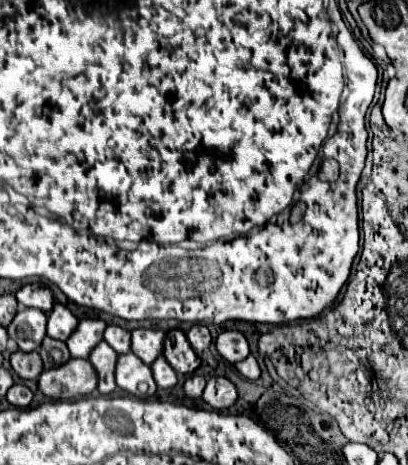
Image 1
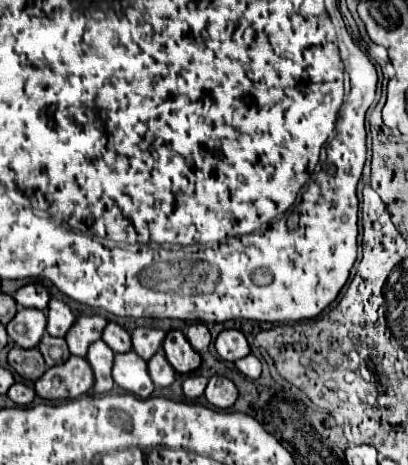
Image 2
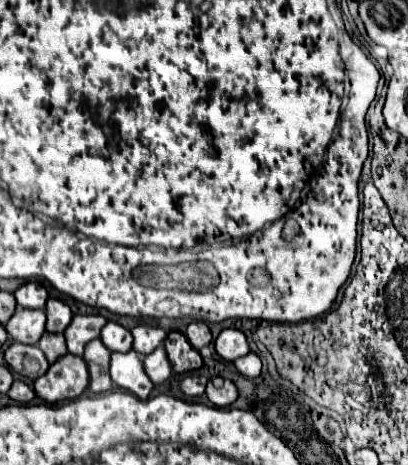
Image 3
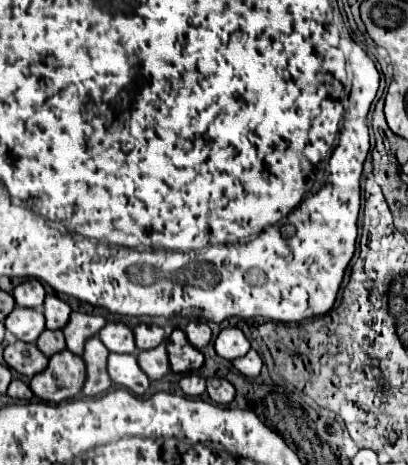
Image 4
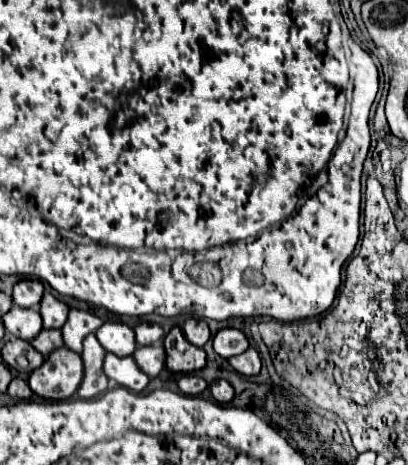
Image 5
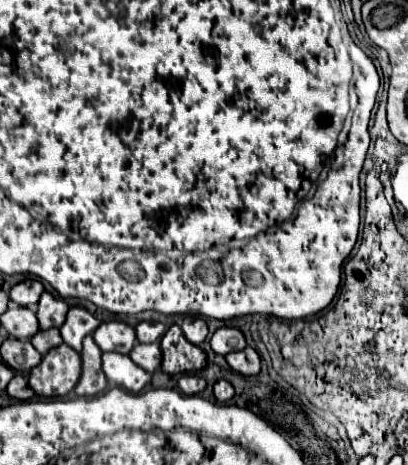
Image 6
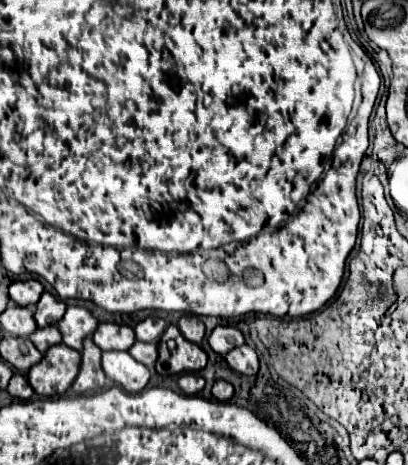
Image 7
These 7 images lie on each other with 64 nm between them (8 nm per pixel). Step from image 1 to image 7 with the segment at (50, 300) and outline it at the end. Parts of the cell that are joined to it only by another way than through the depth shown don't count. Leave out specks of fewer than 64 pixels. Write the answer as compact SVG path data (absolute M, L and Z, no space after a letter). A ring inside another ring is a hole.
M16 280L10 284L10 300L18 306L34 306L44 292L38 280Z

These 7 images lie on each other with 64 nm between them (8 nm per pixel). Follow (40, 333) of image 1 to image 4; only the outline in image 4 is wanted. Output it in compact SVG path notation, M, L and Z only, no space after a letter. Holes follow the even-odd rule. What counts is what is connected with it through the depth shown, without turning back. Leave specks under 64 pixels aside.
M16 306L8 314L4 324L6 324L6 330L10 330L18 340L34 342L40 336L40 332L44 330L44 314L42 314L42 310Z

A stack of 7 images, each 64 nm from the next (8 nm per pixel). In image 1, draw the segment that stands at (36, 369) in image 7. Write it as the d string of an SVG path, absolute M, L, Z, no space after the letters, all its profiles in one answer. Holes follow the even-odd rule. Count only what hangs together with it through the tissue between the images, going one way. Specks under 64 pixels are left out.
M70 358L58 368L44 370L38 378L38 390L52 400L72 400L90 394L98 384L94 366L82 358Z

